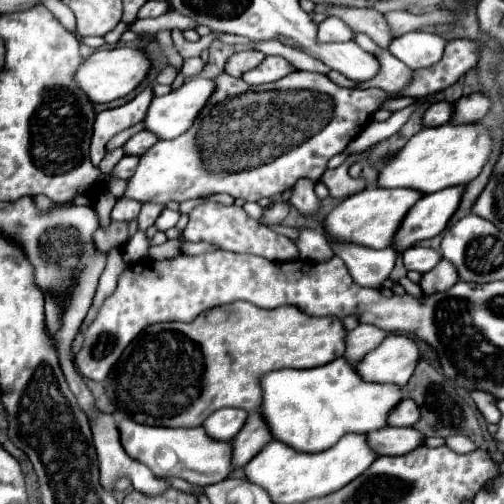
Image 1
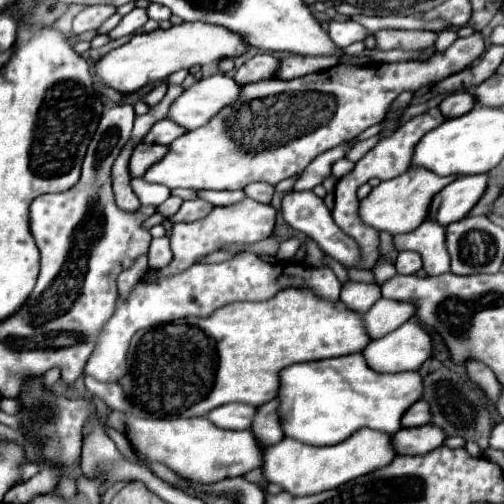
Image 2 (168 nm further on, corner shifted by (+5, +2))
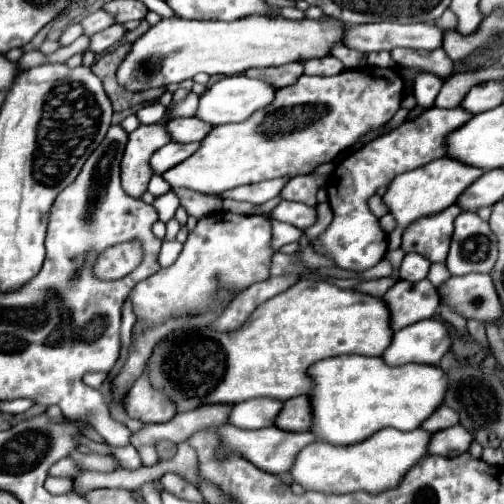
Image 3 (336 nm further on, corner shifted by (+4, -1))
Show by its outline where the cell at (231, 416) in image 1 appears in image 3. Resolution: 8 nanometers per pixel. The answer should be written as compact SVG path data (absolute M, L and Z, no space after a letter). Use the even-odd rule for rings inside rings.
M252 398L252 400L240 402L230 412L230 424L238 428L248 428L248 430L272 426L282 406L284 402L276 398Z

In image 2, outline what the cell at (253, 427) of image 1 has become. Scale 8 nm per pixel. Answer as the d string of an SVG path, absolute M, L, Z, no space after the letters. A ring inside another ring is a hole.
M277 399L257 407L257 413L251 423L251 433L255 435L259 447L269 447L283 439L283 431L277 419Z

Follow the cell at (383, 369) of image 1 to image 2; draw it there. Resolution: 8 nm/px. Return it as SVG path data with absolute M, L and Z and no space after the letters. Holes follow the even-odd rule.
M407 321L397 331L385 335L385 339L375 339L363 349L363 357L367 365L377 373L403 373L403 371L417 371L421 363L431 355L431 337L423 331L421 325Z

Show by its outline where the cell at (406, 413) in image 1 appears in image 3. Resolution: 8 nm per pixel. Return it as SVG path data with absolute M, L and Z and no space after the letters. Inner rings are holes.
M440 406L440 408L422 424L422 428L434 434L434 432L446 430L446 428L450 428L450 426L456 426L458 420L460 420L460 418L458 418L458 414L456 414L452 408Z

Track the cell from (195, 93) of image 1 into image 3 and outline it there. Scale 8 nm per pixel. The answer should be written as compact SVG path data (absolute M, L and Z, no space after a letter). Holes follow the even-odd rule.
M244 74L226 76L222 80L218 80L216 84L208 86L206 94L200 98L196 118L212 122L214 126L216 124L226 124L226 122L244 122L256 110L268 106L274 100L274 94L276 94L276 86L272 86L272 84L264 82L264 80L252 80L252 78L244 76Z

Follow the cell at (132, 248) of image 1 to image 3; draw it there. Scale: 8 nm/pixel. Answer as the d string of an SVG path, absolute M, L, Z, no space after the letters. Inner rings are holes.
M170 190L170 192L166 192L166 194L156 196L156 199L152 202L152 206L156 209L159 220L168 222L170 218L173 218L174 214L176 214L176 210L178 210L180 206L180 200L178 200L178 196Z

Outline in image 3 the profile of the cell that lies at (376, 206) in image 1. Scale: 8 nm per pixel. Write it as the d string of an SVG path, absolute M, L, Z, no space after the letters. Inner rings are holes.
M442 156L422 168L416 168L412 172L404 172L400 176L394 178L394 182L388 186L388 192L384 196L386 206L390 208L390 212L394 214L398 226L396 230L390 234L390 244L396 246L398 236L402 236L402 230L406 224L412 224L414 220L418 220L420 216L430 216L430 214L438 214L442 208L452 206L460 194L472 184L476 182L484 172L480 168L468 166L456 158L448 158Z

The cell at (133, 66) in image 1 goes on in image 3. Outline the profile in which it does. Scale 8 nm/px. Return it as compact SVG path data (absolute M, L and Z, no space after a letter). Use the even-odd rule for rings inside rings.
M252 14L232 22L224 20L184 20L180 16L162 18L144 36L140 36L132 52L118 68L118 82L130 90L148 90L194 78L198 72L208 76L242 74L250 68L284 66L290 62L306 62L330 56L336 44L344 42L348 26L336 18L318 20L286 20L282 16Z

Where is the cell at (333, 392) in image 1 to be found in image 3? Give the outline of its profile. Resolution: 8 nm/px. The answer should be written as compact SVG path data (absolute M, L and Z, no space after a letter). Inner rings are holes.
M342 354L320 360L310 368L314 380L312 432L330 444L356 444L387 427L416 430L442 404L448 390L448 376L430 364L388 366L382 358Z

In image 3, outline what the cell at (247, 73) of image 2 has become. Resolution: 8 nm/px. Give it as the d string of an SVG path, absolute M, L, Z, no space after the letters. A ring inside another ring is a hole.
M294 62L294 64L280 66L280 68L254 68L254 70L248 70L246 76L270 82L272 86L278 86L278 88L284 88L284 86L294 84L302 76L302 70L304 70L302 64Z

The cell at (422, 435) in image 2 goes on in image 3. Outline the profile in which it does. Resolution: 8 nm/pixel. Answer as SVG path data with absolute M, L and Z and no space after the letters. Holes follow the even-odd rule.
M454 426L440 430L438 434L432 434L430 440L430 454L438 456L458 456L468 452L474 436L464 428L464 426Z

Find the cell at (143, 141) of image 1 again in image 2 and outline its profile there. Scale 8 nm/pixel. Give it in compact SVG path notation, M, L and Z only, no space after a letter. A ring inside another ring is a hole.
M167 119L155 123L149 133L143 137L143 143L149 145L169 145L173 139L177 139L177 135L183 135L185 131L181 131L181 127L177 127L175 123L169 123Z

